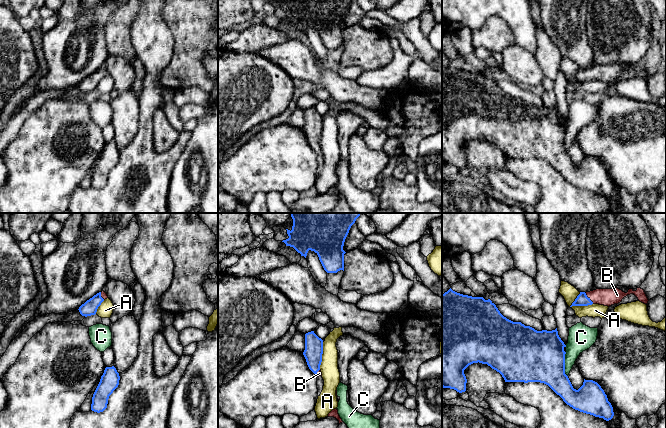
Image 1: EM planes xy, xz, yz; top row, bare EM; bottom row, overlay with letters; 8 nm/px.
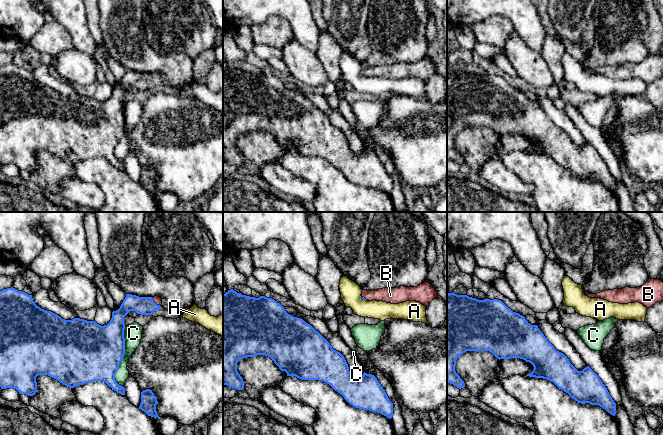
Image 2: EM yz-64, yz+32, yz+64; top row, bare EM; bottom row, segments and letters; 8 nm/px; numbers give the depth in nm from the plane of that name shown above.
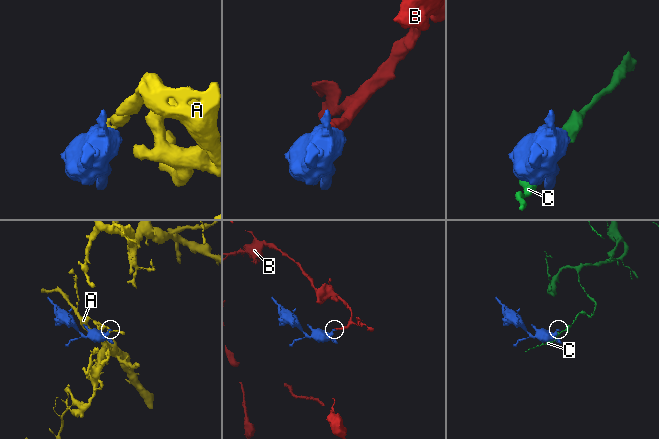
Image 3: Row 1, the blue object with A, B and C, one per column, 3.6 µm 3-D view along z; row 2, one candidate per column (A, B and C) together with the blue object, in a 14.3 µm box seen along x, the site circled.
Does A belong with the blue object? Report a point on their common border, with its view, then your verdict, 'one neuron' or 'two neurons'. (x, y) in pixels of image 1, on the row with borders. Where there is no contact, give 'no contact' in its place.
yz (580, 305) | two neurons

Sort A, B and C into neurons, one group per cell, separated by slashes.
A / B / C

